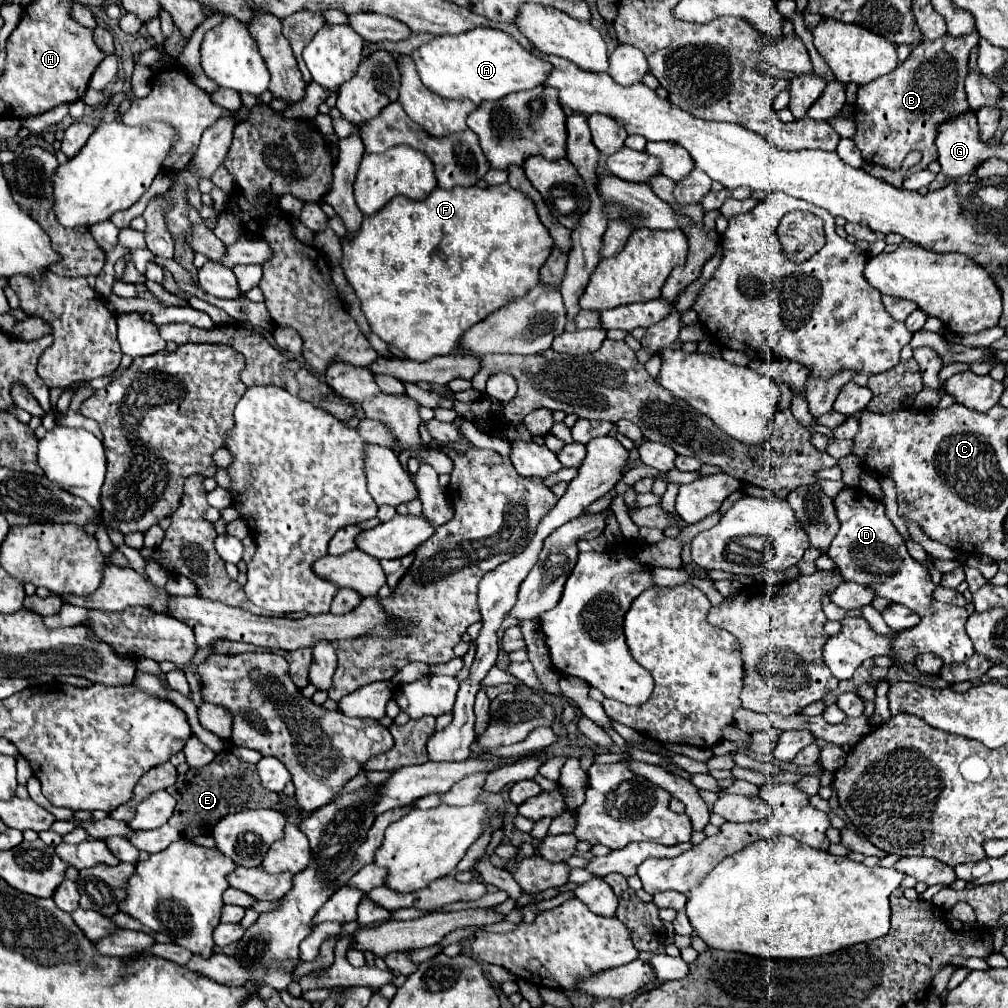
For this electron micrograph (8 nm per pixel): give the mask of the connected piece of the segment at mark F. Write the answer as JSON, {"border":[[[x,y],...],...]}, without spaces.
{"border":[[[498,184],[498,186],[488,186],[488,188],[478,188],[478,186],[462,188],[462,186],[458,186],[452,190],[434,188],[432,194],[422,202],[410,200],[406,196],[396,196],[374,216],[364,216],[362,228],[360,228],[360,232],[356,232],[354,240],[352,242],[342,240],[342,250],[344,250],[342,268],[344,268],[348,282],[352,284],[354,292],[356,292],[356,296],[362,302],[362,312],[364,312],[372,332],[378,334],[384,342],[396,346],[400,352],[404,352],[412,360],[430,360],[432,356],[444,356],[444,354],[454,352],[462,332],[466,332],[470,326],[478,324],[488,314],[496,312],[498,308],[506,306],[508,302],[524,296],[528,292],[528,288],[534,288],[534,284],[540,282],[540,268],[548,260],[552,248],[554,248],[554,240],[548,234],[548,228],[538,220],[534,202],[526,194],[522,194],[520,190],[514,190],[510,184]]]}

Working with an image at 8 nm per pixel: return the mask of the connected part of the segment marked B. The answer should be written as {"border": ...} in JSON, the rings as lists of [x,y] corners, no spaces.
{"border":[[[978,32],[968,36],[942,36],[934,42],[920,42],[912,48],[912,54],[906,62],[902,62],[894,72],[880,76],[878,80],[858,86],[856,104],[854,104],[854,144],[860,150],[866,162],[900,170],[902,160],[912,152],[922,152],[922,162],[912,166],[906,176],[912,176],[918,170],[928,168],[932,160],[936,160],[936,134],[938,124],[950,120],[950,116],[960,116],[962,112],[970,112],[970,104],[964,92],[964,78],[968,74],[968,56],[970,50],[978,44]]]}

